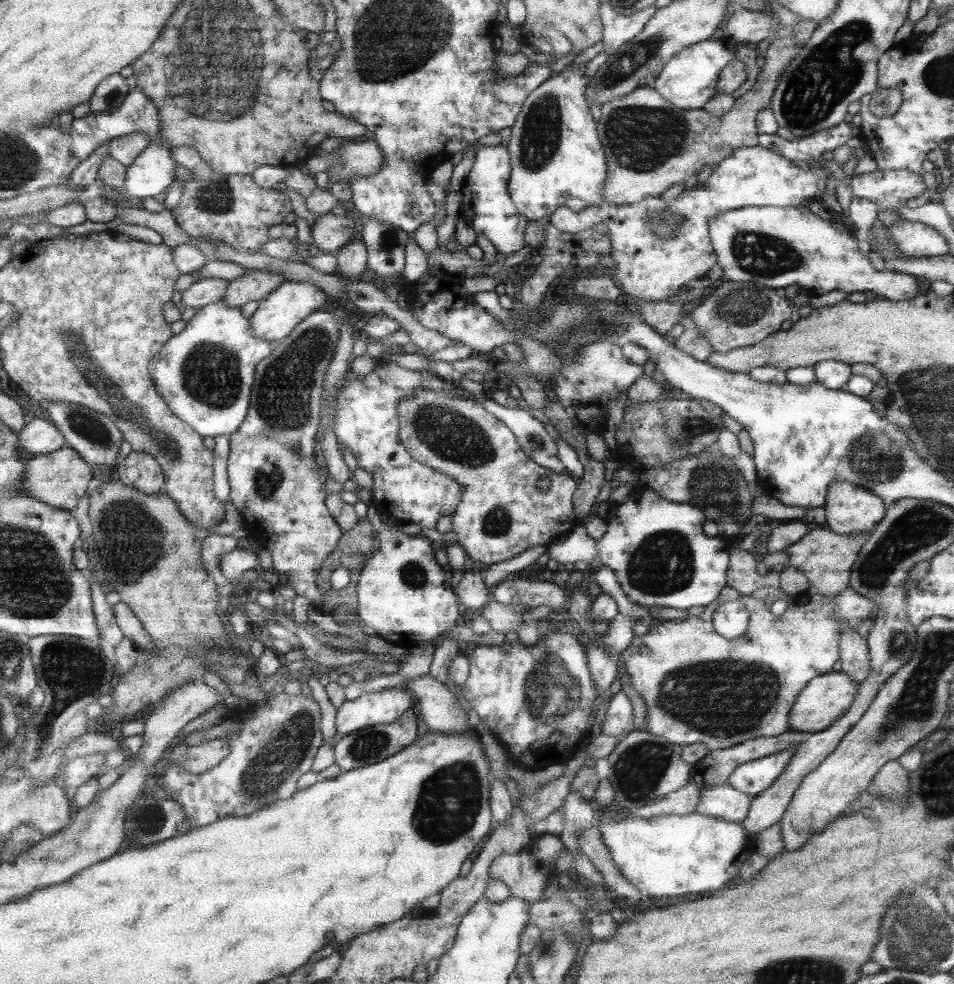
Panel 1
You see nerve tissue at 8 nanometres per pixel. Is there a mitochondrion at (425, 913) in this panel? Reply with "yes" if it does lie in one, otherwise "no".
no

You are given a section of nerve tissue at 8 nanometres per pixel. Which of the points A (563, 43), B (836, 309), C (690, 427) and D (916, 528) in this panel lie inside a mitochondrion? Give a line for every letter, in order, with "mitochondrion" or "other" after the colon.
A: other
B: other
C: mitochondrion
D: mitochondrion

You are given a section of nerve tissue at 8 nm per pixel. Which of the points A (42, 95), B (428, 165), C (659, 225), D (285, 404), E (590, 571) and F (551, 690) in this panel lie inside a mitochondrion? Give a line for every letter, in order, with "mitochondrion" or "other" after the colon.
A: other
B: other
C: mitochondrion
D: mitochondrion
E: other
F: mitochondrion

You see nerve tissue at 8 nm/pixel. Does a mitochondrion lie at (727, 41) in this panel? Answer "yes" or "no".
no

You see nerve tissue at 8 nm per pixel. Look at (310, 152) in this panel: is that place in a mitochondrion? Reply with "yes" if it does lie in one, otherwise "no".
no

